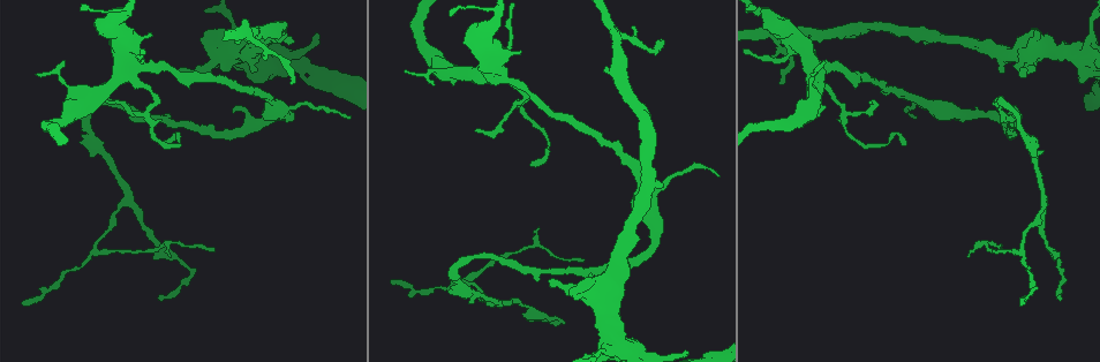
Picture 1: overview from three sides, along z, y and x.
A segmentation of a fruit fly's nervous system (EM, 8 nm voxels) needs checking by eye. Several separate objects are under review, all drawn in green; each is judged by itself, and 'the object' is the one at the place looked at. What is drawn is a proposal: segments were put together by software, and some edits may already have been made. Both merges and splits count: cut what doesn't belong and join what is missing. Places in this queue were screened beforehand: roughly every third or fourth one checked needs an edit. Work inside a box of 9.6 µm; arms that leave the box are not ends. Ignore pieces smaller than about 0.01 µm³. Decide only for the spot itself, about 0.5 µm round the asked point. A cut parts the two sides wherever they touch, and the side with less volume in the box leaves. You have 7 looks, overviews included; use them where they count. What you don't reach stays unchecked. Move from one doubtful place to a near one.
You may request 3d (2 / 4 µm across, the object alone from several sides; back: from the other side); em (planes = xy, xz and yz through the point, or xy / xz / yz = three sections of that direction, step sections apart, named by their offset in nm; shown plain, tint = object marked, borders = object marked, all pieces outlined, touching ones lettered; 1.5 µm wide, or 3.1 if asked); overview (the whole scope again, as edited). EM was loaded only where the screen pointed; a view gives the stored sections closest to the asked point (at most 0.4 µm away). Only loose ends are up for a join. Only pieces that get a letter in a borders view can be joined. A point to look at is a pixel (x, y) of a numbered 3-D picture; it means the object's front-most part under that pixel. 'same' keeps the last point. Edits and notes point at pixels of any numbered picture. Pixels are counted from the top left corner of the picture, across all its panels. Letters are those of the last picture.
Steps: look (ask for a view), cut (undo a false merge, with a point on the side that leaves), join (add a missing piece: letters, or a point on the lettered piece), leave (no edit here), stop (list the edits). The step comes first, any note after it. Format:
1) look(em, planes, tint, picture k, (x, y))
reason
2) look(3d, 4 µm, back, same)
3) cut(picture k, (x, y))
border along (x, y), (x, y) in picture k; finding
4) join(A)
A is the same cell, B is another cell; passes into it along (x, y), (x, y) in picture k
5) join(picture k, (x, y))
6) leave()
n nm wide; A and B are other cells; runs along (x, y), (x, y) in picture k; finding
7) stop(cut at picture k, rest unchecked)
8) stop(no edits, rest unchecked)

look(3d, 2 µm, picture 1, (549, 279))
free end

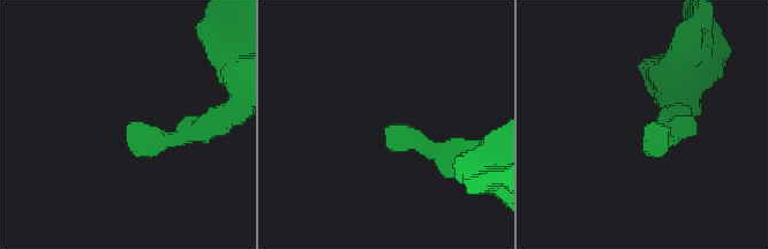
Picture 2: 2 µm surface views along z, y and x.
look(em, xy, step 4, borders, picture 2, (388, 130))

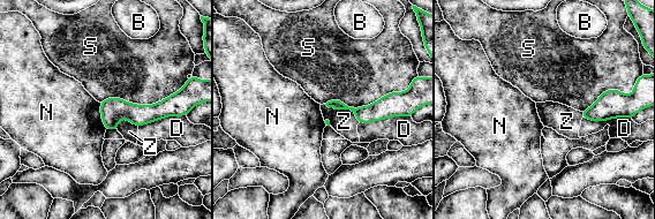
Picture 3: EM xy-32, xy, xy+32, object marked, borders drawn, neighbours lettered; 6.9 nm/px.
leave()
B, D, N, S and Z are other cells; border along (99, 103), (103, 125), (106, 128) in picture 3; no lettered piece goes on from it

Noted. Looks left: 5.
look(em, planes, borders, picture 1, (1042, 200))
branch point

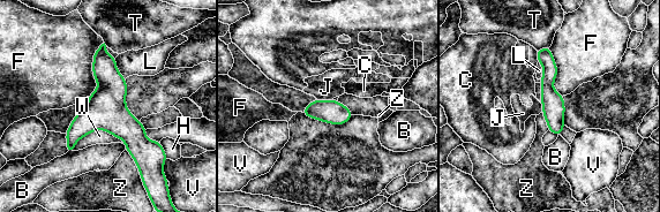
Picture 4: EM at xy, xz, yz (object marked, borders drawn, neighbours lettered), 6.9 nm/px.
leave()
B, C, F, H, J, L, T, V, W and Z are other cells; runs along (102, 48), (142, 166) in picture 4; continuous, no second neuron

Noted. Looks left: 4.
look(em, xz, step 8, plain, picture 1, (581, 261))
free end

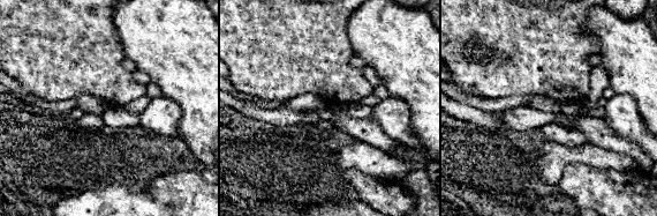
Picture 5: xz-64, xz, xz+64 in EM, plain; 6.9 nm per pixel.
look(em, xz, step 8, tint, same)

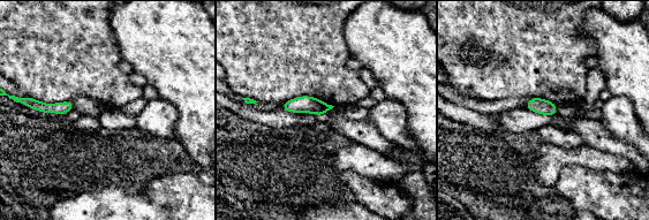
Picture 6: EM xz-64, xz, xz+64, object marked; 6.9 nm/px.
look(em, xz, step 8, borders, same)
what lies round it

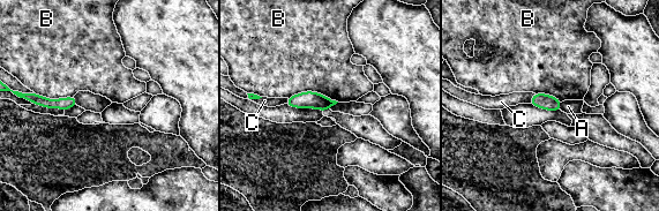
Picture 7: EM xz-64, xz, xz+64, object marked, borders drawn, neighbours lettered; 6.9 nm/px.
leave()
B touches over 360 nm; A, B and C are other cells; border along (534, 93), (528, 103) in picture 7; none of them fits

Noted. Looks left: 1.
stop(no edits, rest unchecked)

